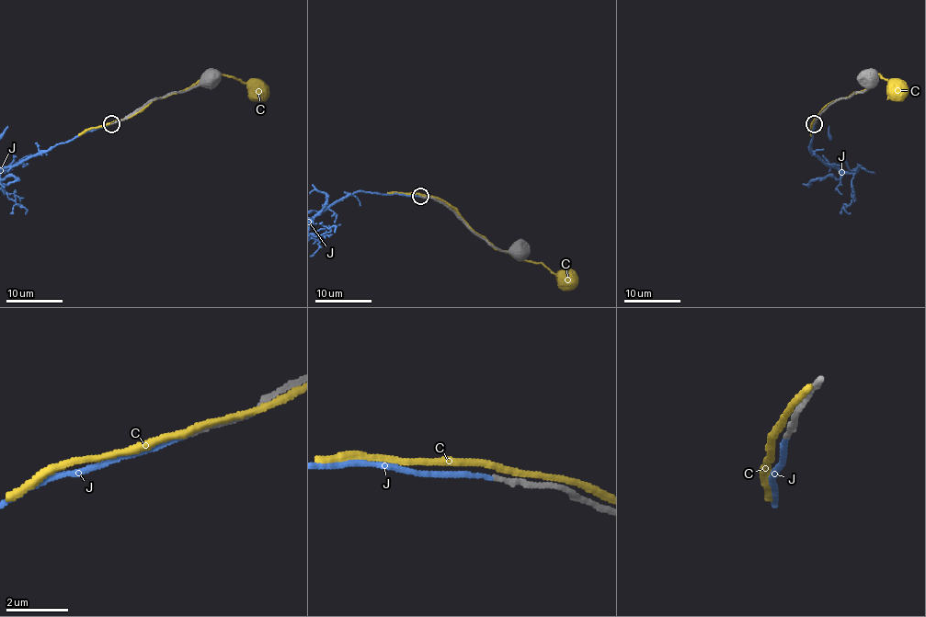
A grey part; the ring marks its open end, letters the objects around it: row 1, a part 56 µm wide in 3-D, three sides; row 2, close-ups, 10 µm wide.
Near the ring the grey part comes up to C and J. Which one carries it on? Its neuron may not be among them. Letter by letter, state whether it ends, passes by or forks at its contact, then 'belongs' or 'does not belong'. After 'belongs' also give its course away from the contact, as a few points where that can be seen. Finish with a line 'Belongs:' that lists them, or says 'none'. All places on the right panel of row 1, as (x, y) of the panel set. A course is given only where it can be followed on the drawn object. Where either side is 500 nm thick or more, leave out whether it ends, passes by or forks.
C: it passes by; does not belong
J: it ends there; belongs
Belongs: J

